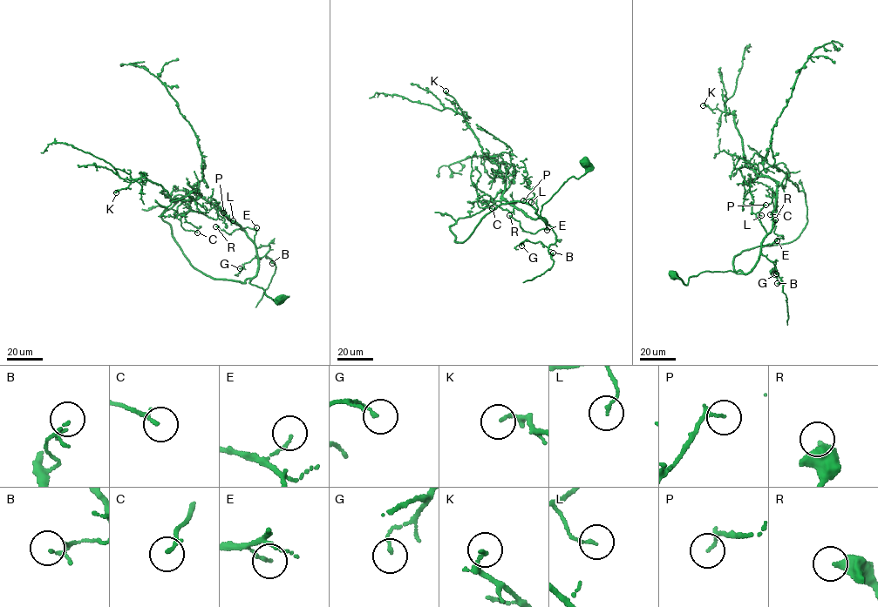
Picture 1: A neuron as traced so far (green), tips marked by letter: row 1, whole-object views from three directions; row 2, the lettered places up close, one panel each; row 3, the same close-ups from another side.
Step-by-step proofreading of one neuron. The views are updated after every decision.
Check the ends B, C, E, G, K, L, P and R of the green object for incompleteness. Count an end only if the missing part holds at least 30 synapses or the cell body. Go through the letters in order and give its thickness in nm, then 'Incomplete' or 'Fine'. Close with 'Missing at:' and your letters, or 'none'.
B: Thickness 70 nm. Fine
C: Thickness 160 nm. Fine
E: Thickness 130 nm. Fine
G: Thickness 130 nm. Fine
K: Thickness 100 nm. Fine
L: Thickness 130 nm. Fine
P: Thickness 170 nm. Fine
R: Thickness 360 nm. Fine
Missing at: none

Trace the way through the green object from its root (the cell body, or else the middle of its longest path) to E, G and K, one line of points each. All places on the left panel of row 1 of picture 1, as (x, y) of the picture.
E: (279, 300), (280, 303), (283, 300), (276, 303), (262, 287), (249, 283), (258, 265), (254, 237), (256, 227)
G: (279, 300), (249, 283), (256, 248), (269, 246), (266, 255), (240, 268)
K: (279, 300), (249, 283), (257, 268), (255, 245), (200, 194), (174, 199), (142, 176), (116, 192)

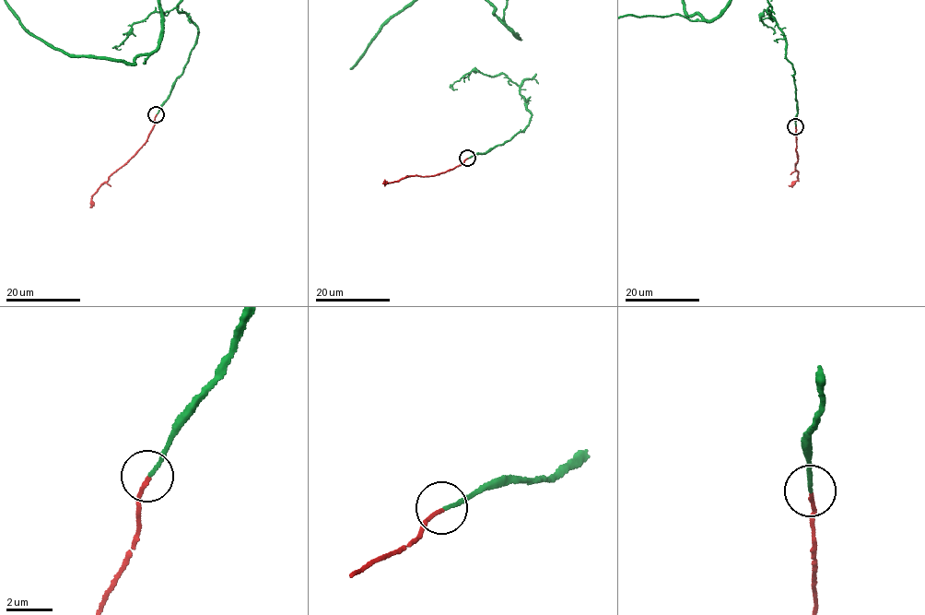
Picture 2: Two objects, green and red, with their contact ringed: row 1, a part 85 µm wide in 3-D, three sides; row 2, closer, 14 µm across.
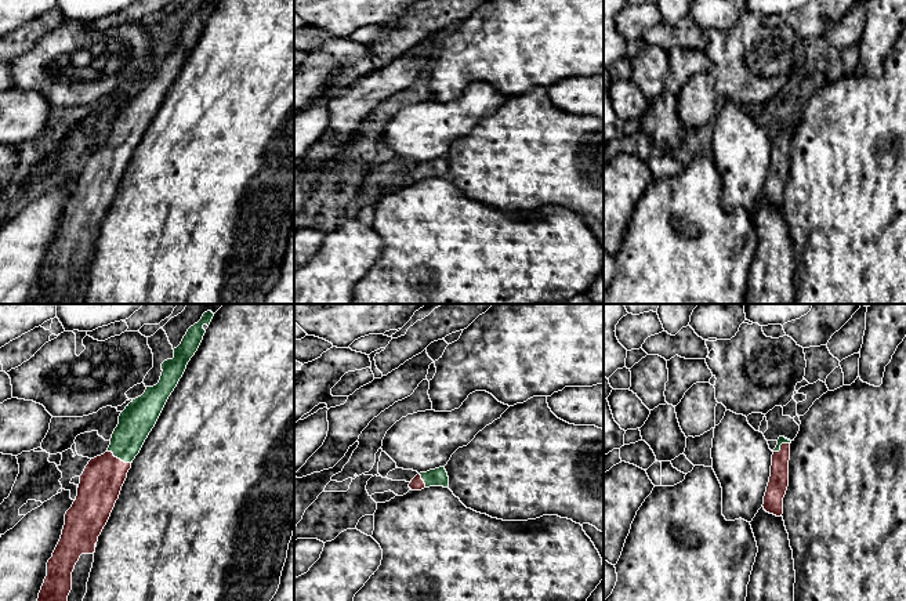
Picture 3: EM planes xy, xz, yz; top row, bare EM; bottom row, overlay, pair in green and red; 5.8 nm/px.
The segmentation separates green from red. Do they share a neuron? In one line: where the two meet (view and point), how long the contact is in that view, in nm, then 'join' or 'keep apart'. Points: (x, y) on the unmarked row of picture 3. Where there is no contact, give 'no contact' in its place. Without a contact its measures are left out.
xy (119, 148) | 160 nm | join

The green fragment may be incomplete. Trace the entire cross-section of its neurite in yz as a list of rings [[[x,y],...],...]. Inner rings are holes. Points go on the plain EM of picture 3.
[[[779,127],[772,141],[771,167],[764,187],[764,200],[776,207],[783,204],[783,188],[789,177],[789,151],[791,131]]]

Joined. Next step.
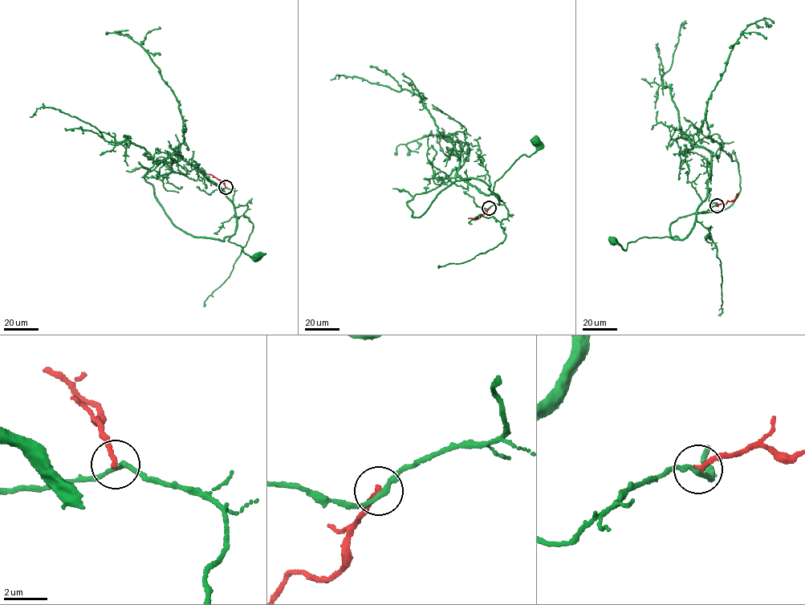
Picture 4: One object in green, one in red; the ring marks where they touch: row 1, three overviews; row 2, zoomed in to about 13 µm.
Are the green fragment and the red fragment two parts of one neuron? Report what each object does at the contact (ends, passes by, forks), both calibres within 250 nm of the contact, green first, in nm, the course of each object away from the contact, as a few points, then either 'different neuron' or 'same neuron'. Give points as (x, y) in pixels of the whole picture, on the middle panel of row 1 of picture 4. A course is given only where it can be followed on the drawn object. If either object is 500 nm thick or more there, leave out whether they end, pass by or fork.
green passes by | red ends | 220/240 nm | green via (489, 208), (498, 203), (499, 196), (500, 200), (493, 192), (495, 181), (523, 155), (534, 152), (535, 141) | red via (489, 208), (486, 213), (477, 219), (468, 218) | different neuron

